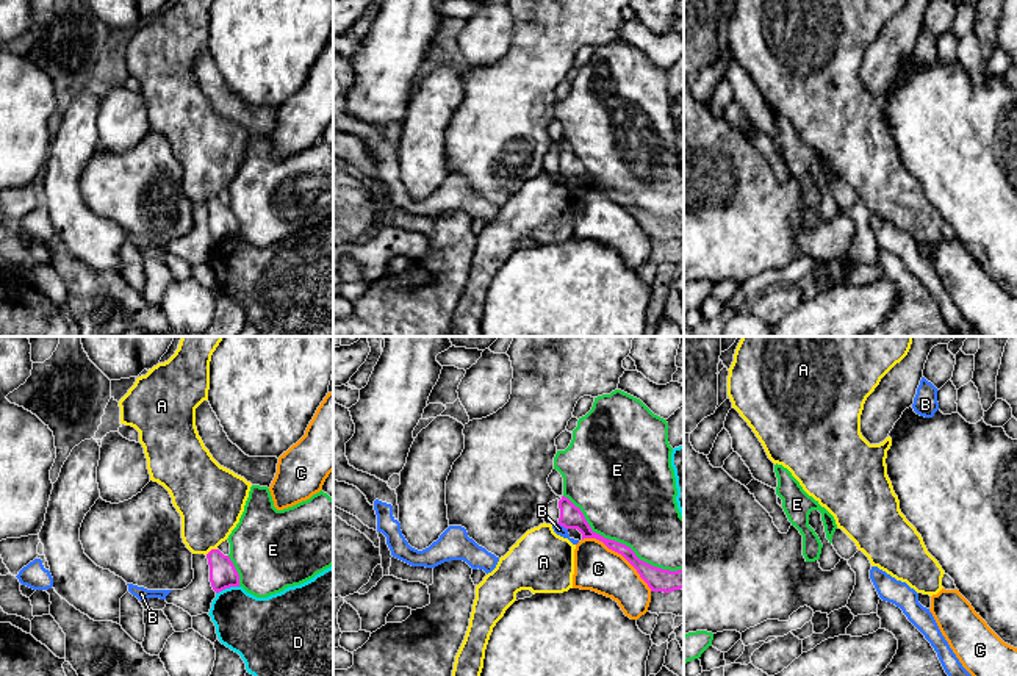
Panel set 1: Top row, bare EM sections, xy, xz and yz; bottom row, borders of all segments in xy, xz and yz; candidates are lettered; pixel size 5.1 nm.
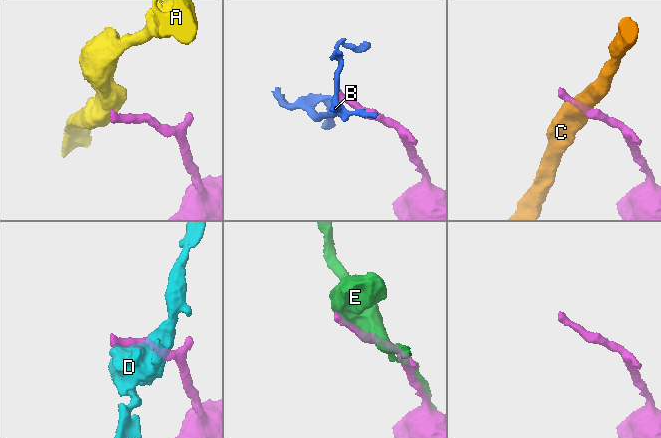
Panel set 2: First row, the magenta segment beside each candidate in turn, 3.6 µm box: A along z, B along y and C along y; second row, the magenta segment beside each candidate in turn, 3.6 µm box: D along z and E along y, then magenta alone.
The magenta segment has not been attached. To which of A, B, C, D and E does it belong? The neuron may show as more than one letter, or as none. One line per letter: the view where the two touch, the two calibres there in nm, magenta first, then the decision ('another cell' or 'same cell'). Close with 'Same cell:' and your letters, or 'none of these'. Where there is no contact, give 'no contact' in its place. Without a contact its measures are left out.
A: meets magenta in xy; 140 nm thick on the magenta side, 340 nm on the other; another cell
B: meets magenta in xz; 120 nm thick on the magenta side, 50 nm on the other; another cell
C: meets magenta in xz; 120 nm thick on the magenta side, 240 nm on the other; another cell
D: meets magenta in xy; 140 nm thick on the magenta side, 320 nm on the other; another cell
E: meets magenta in xz; 100 nm thick on the magenta side, 480 nm on the other; another cell
Same cell: none of these

